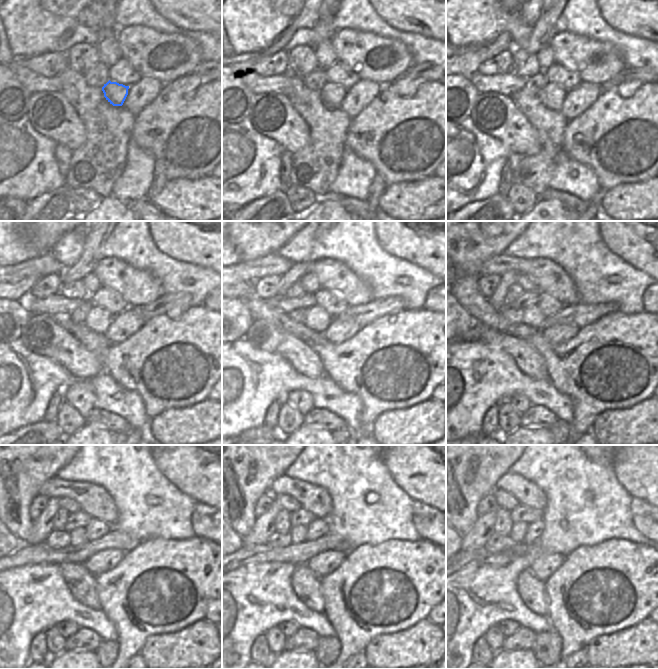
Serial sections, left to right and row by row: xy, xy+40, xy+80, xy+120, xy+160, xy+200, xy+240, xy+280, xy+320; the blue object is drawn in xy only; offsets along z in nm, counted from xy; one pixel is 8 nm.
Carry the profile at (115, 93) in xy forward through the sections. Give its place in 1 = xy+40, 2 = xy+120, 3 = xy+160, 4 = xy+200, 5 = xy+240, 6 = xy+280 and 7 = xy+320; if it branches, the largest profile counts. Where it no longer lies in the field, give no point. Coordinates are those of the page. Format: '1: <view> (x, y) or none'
1: xy+40 (331, 94)
2: xy+120 (98, 319)
3: xy+160 (317, 318)
4: xy+200 (532, 316)
5: xy+240 (78, 537)
6: xy+280 (298, 533)
7: xy+320 (518, 531)

